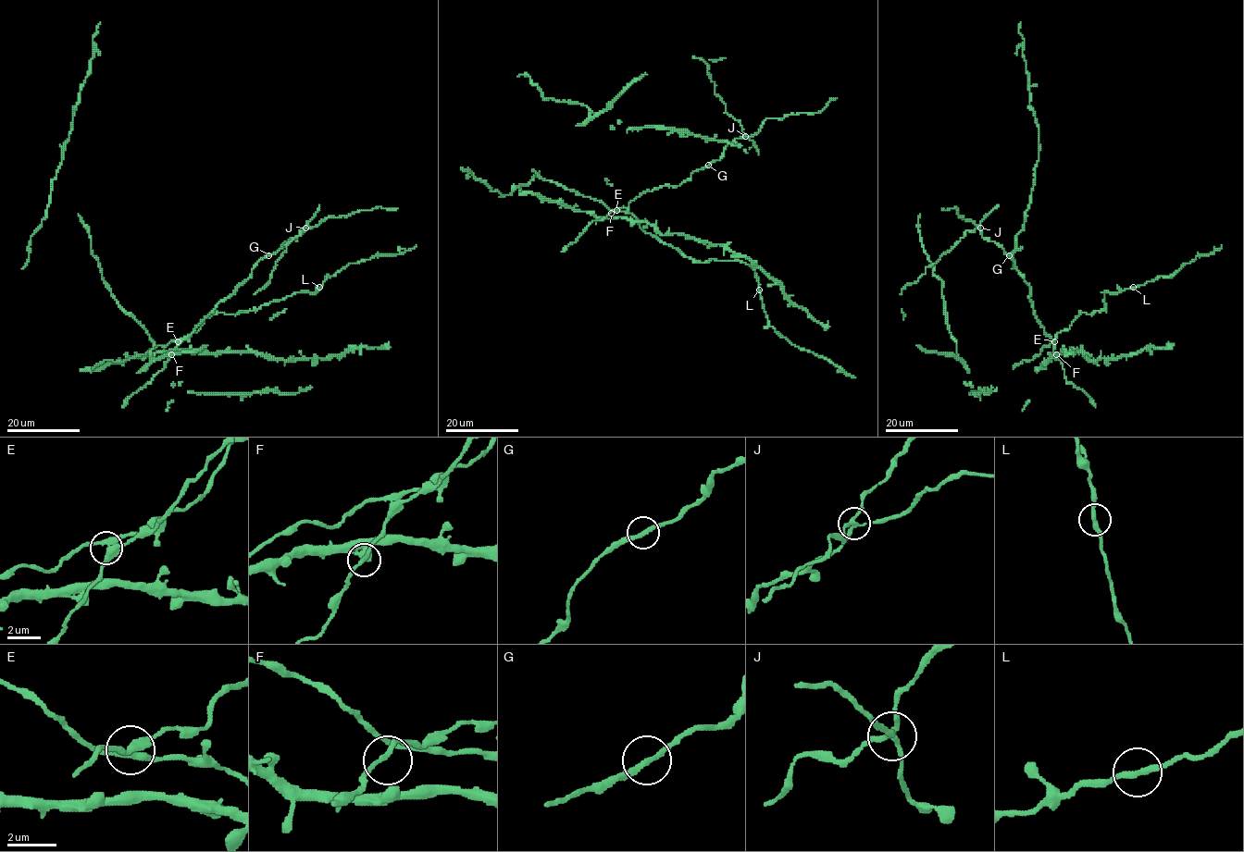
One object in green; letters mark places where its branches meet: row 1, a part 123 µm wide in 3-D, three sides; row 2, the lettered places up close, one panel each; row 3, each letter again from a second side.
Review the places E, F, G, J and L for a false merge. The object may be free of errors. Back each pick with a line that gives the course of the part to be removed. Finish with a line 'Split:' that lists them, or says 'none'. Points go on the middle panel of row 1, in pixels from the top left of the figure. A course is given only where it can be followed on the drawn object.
J: Course of the part to remove: (745, 136), (740, 121), (727, 114), (725, 103), (714, 92), (715, 84), (705, 62), (693, 56)
Split: J

